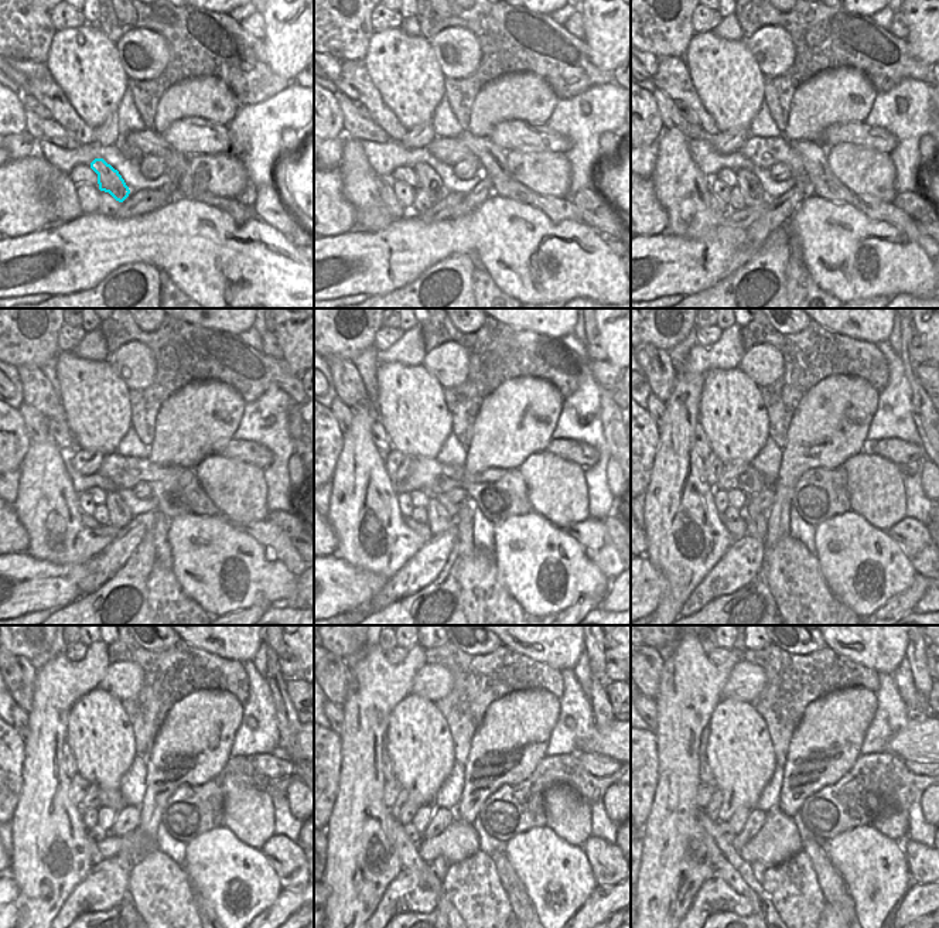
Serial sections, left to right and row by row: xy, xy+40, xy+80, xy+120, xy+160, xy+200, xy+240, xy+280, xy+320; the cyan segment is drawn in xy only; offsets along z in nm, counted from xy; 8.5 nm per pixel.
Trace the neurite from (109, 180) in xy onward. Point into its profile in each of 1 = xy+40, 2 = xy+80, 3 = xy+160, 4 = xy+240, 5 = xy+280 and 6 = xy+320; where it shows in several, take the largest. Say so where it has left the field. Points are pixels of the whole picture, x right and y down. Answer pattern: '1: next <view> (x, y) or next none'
1: next xy+40 (429, 181)
2: next xy+80 (747, 183)
3: next xy+160 (439, 519)
4: next xy+240 (125, 860)
5: next xy+280 (440, 866)
6: next xy+320 (757, 867)

